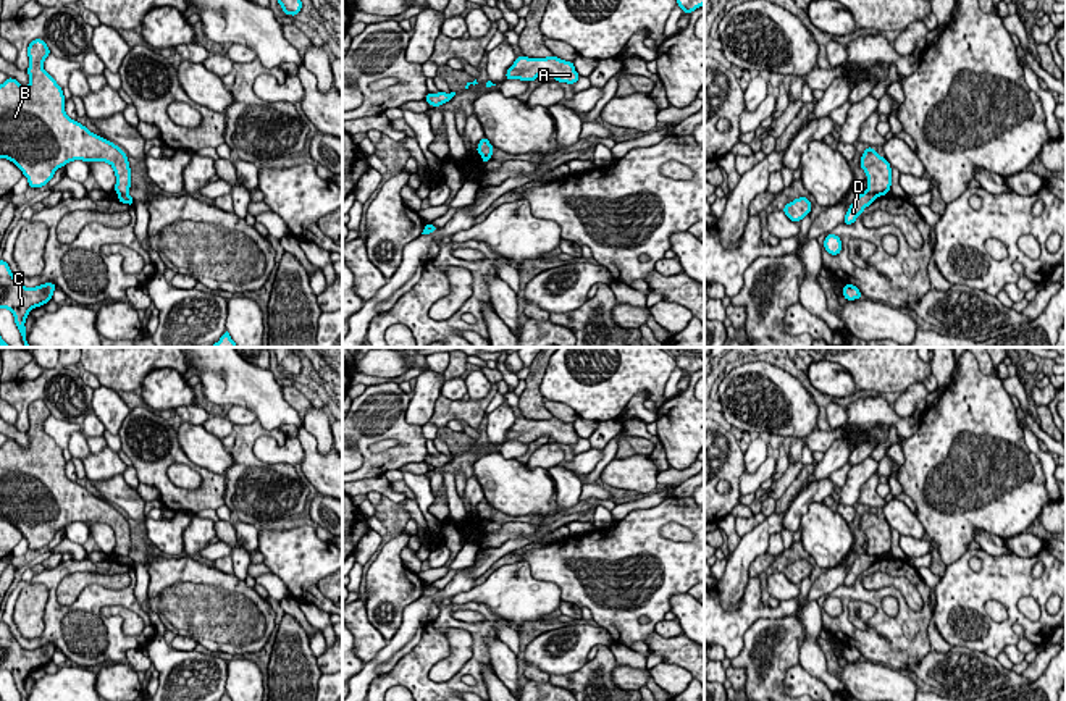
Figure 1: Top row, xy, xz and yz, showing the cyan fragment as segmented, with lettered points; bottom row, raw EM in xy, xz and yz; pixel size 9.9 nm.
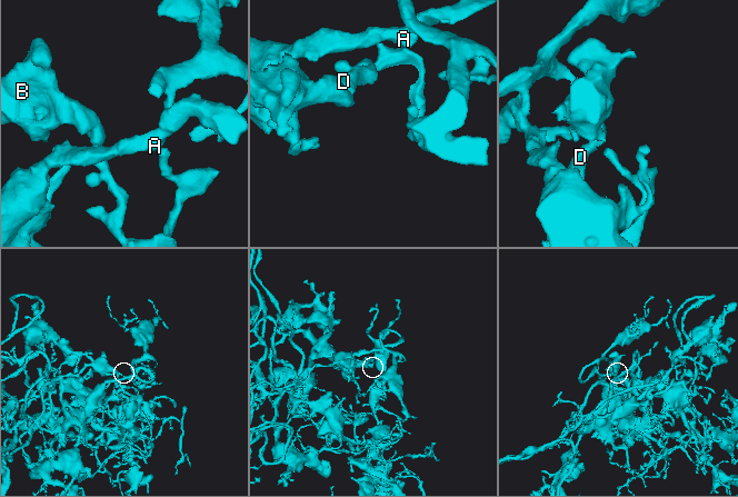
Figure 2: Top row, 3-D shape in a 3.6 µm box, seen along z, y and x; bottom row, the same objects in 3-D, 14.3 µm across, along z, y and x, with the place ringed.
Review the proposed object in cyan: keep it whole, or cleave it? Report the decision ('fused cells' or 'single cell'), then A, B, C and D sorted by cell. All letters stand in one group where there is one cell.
fused cells; A B C / D

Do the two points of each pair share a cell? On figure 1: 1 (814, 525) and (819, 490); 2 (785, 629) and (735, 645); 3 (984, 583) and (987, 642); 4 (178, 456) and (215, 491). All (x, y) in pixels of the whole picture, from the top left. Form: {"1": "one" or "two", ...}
{"1": "two", "2": "two", "3": "one", "4": "one"}

